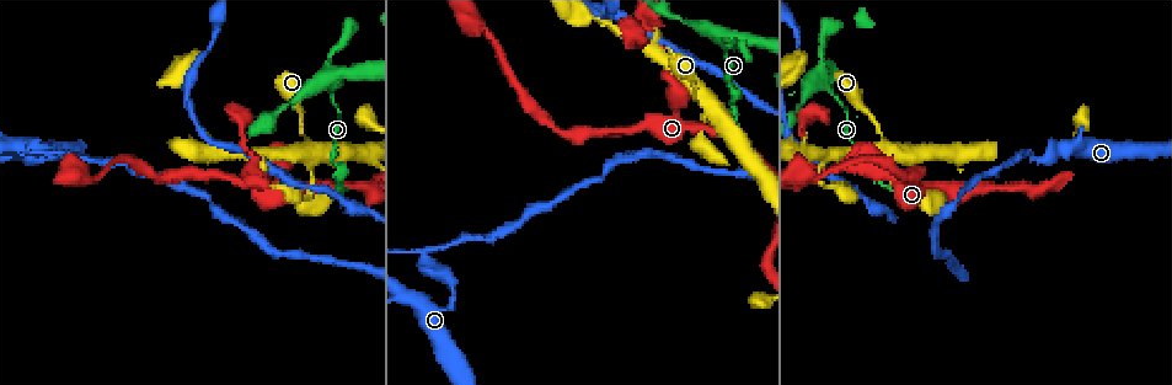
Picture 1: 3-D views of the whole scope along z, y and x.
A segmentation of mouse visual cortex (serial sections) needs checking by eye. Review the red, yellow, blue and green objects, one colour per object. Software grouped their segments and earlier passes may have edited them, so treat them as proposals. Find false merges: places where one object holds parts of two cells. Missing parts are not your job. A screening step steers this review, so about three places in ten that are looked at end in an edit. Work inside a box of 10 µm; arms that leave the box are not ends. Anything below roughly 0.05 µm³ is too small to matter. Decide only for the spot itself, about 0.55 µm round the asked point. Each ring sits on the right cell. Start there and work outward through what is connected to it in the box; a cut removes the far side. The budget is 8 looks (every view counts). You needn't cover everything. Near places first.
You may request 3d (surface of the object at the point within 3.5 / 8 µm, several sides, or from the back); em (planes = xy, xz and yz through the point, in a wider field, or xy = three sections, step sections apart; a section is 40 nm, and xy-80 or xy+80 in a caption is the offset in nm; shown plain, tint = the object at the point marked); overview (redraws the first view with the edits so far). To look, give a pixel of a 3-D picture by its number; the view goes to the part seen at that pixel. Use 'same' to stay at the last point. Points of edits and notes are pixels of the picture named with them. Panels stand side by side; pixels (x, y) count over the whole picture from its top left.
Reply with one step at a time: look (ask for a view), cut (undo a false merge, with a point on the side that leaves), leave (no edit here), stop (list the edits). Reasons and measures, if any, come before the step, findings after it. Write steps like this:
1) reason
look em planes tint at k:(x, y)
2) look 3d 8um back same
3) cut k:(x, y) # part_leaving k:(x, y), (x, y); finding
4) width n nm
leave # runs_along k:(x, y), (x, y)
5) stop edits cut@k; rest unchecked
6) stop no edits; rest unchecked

calibre changes
look 3d 3.5um at 1:(308, 143)

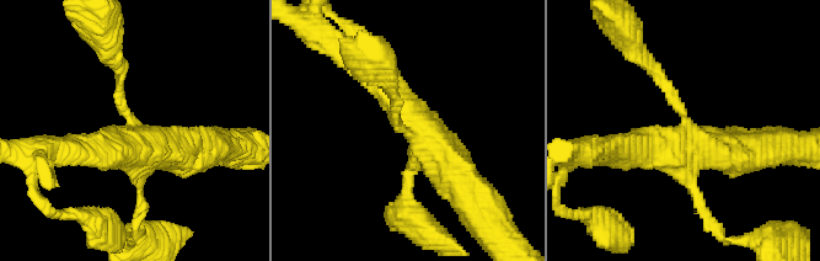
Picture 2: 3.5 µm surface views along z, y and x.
arms 4; arm_widths 150, 150, 400, 500 nm
look em xy step 3 tint at 2:(685, 124)

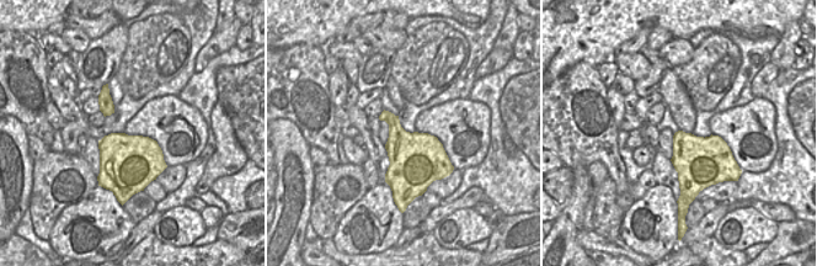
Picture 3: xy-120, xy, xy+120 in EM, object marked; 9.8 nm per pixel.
leave # runs_along 2:(112, 57), (130, 148), (92, 148); all the same cell

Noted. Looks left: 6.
thin arm on a thick one
look 3d 3.5um at 1:(333, 78)

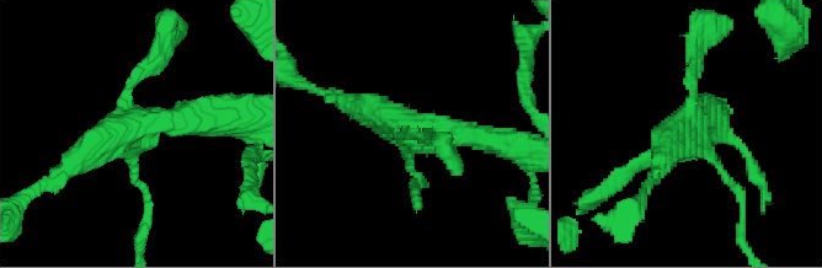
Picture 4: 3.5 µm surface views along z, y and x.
leave # runs_along 4:(422, 183), (400, 127), (343, 101); all the same cell

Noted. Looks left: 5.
look 3d 3.5um at 1:(1038, 158)

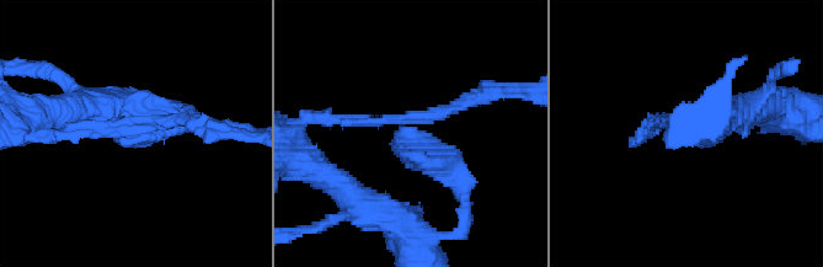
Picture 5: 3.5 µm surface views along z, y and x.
arms 3; arm_widths 150, 150, 350 nm
look em xy step 1 tint at 5:(402, 126)

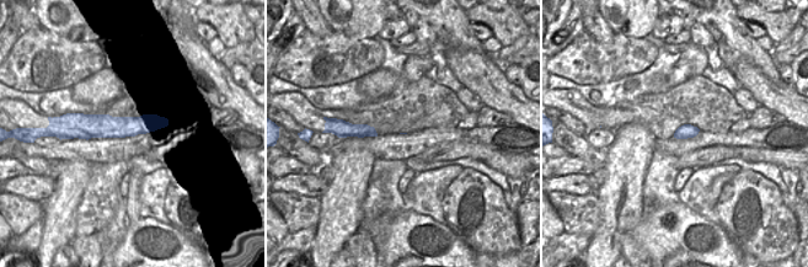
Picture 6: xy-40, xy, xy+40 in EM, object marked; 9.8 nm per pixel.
cut 5:(469, 99) # part_leaving 5:(404, 124), (513, 90); a second cell is stuck on

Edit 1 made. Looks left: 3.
stop edits cut@5; rest unchecked

